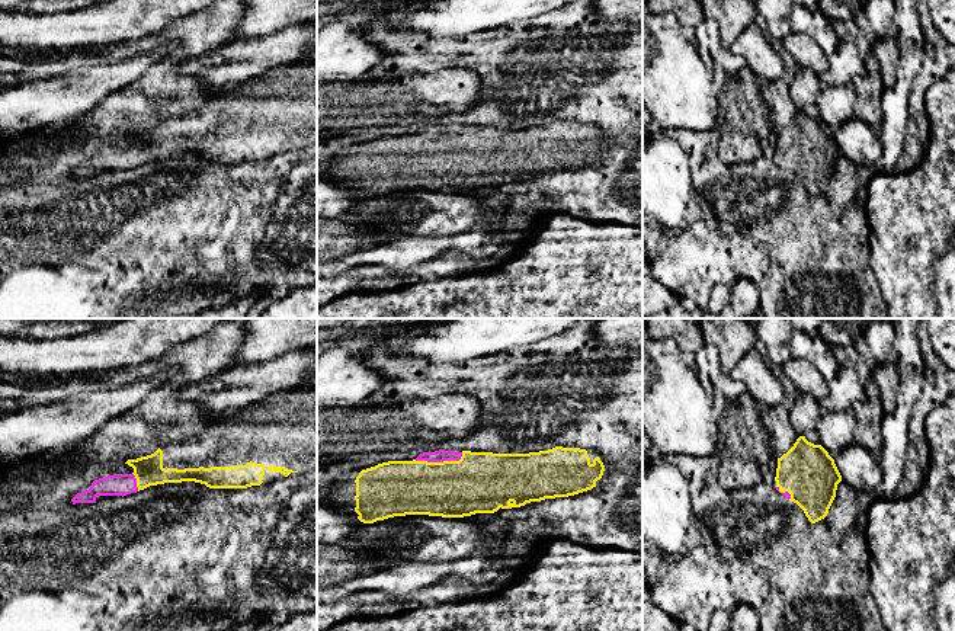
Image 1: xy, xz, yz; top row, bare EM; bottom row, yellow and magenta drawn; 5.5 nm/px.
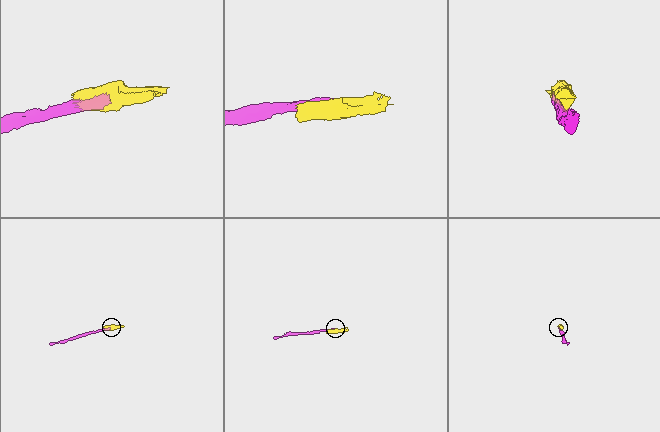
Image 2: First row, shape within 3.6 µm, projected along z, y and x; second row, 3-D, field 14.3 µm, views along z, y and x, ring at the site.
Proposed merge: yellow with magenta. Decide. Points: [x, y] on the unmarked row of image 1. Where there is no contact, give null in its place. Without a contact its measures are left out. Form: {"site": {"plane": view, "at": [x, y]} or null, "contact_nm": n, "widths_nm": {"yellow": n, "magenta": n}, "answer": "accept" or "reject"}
{"site": {"plane": "xz", "at": [439, 137]}, "contact_nm": 280, "widths_nm": {"yellow": 340, "magenta": 70}, "answer": "accept"}

